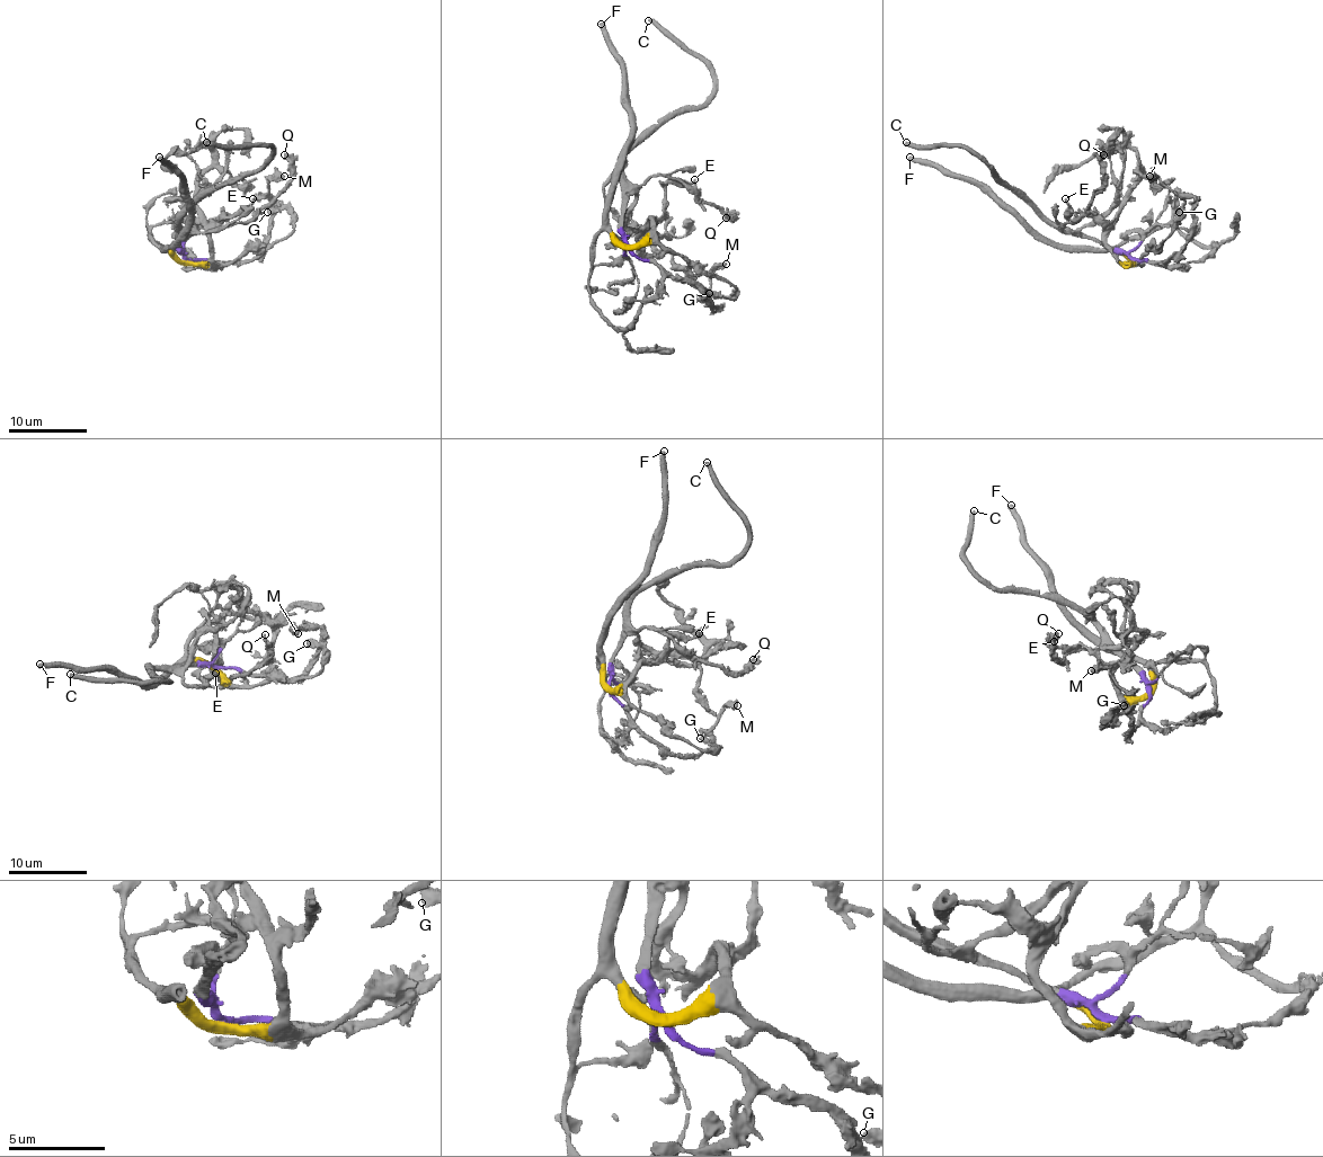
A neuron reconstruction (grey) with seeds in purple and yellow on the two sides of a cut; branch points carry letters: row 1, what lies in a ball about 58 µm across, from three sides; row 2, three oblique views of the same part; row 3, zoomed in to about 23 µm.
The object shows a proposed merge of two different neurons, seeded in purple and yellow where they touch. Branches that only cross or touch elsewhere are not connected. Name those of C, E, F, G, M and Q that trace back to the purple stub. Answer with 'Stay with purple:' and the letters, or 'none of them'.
Stay with purple: C, M, Q

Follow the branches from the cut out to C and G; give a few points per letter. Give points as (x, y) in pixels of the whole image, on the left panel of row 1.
C: (186, 259), (180, 254), (180, 219), (214, 189), (254, 174), (271, 156), (269, 145), (222, 145), (206, 142)
G: (186, 259), (230, 264), (262, 248), (271, 248), (293, 230), (293, 216), (285, 208), (271, 208), (267, 213)

